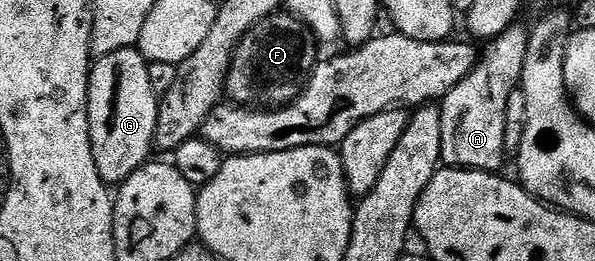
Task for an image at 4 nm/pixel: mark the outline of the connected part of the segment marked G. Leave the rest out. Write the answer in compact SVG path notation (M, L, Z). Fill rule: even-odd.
M135 47L119 49L117 53L109 53L109 57L95 59L91 68L91 80L87 86L87 120L89 121L89 137L93 149L93 161L97 165L97 173L101 173L103 182L108 185L124 183L128 177L152 158L155 134L158 129L158 111L160 96L153 93L153 85L149 85L148 61Z

